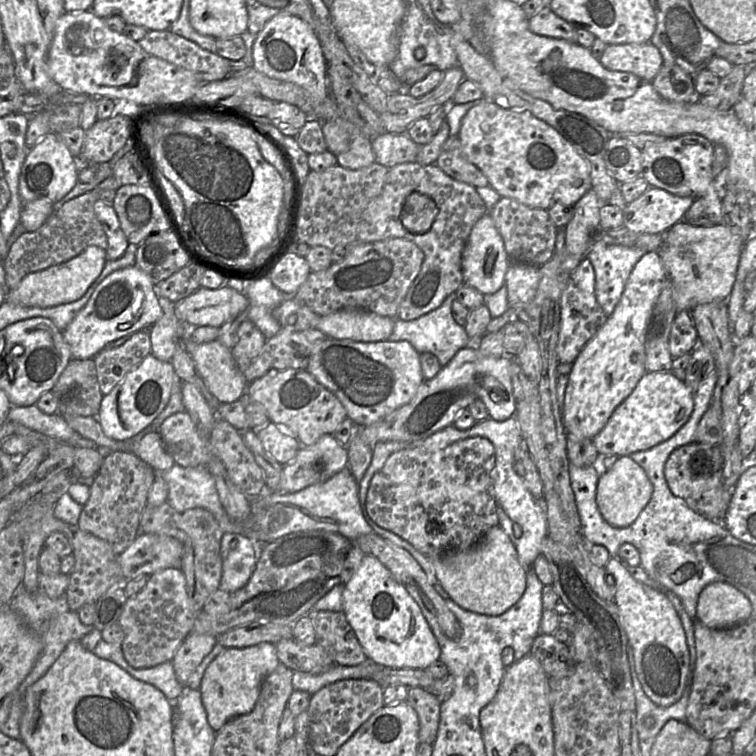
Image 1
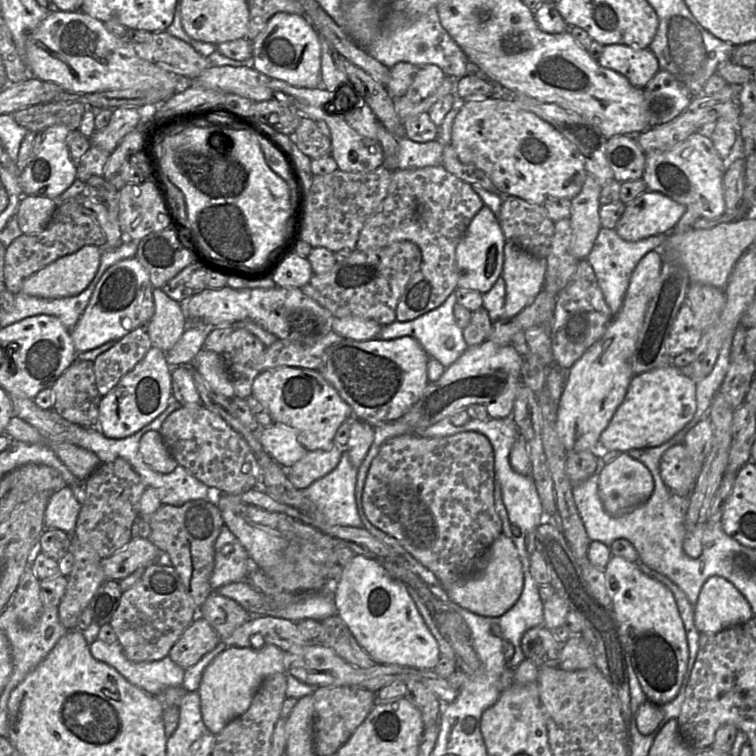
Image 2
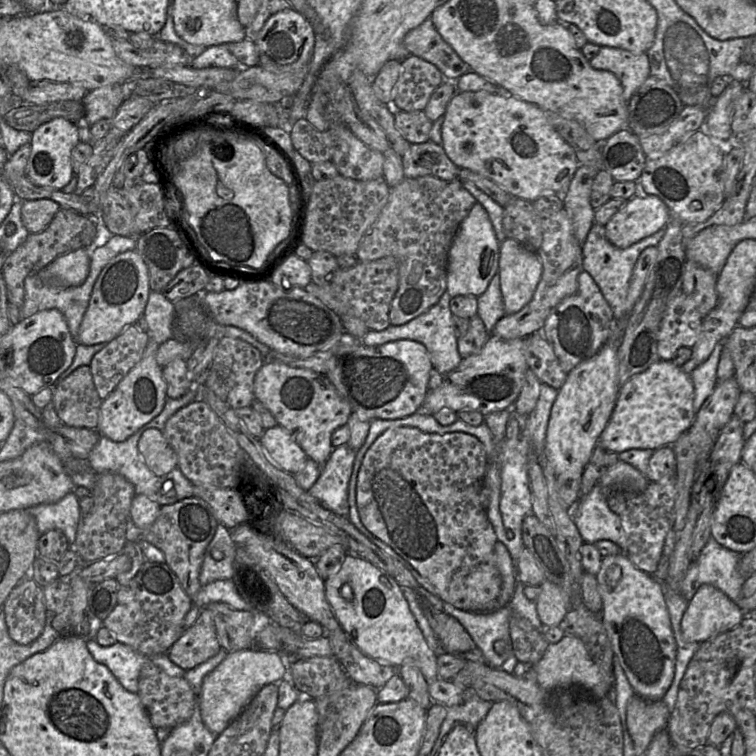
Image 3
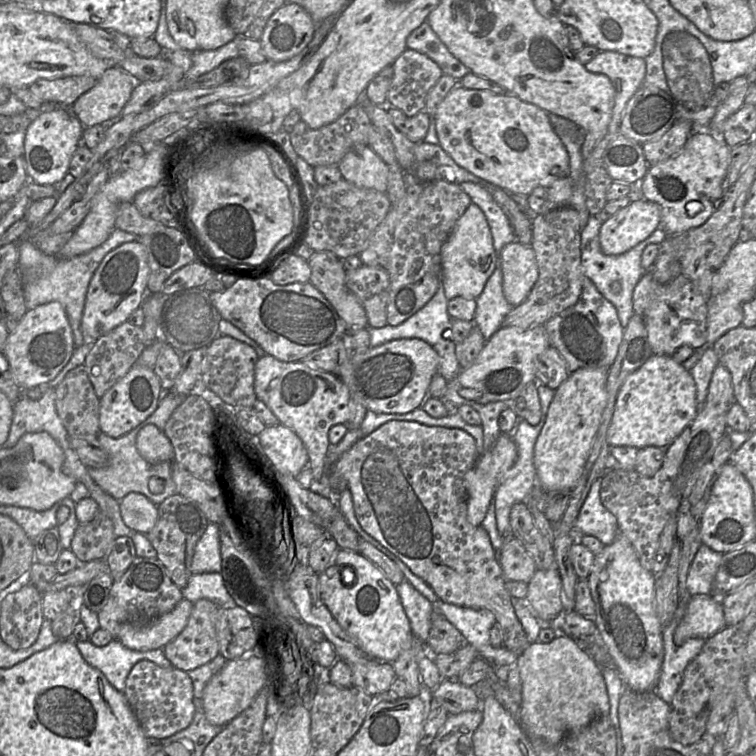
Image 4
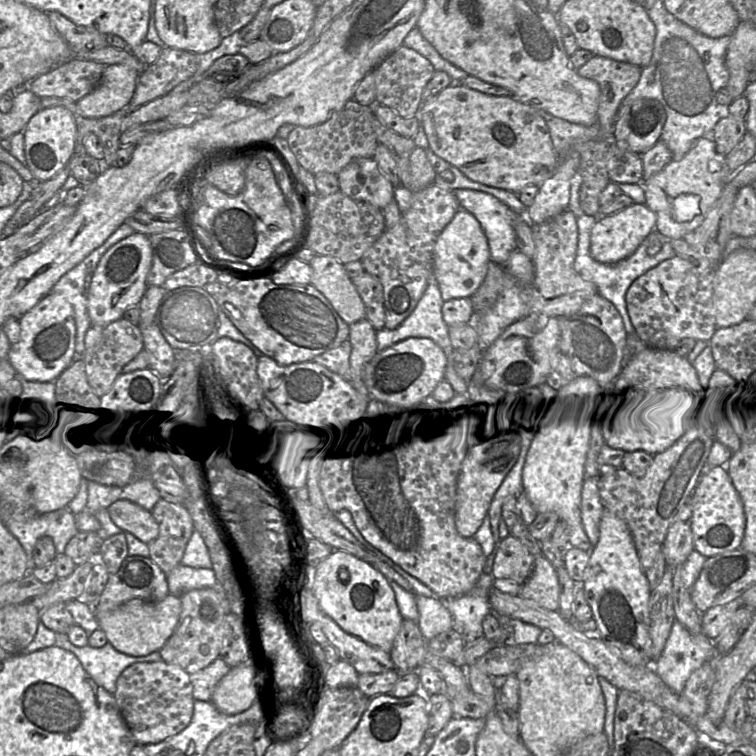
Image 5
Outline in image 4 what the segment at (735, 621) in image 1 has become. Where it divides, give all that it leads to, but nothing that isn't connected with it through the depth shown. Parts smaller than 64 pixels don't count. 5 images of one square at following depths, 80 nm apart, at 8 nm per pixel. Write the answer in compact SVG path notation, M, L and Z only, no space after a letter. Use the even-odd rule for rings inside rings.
M711 594L692 596L686 613L675 631L676 645L682 645L691 638L709 639L726 627L723 606Z

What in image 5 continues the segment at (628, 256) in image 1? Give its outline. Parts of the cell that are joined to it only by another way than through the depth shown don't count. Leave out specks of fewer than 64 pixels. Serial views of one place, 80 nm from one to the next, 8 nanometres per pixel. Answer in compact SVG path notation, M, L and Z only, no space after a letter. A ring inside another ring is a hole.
M583 215L577 218L578 227L578 249L574 262L576 272L585 281L593 283L597 287L597 292L603 298L611 302L619 312L623 327L627 334L633 333L633 327L627 312L625 296L630 285L641 275L648 272L650 269L659 265L675 256L671 242L667 241L662 246L659 252L654 256L648 256L646 248L648 246L648 239L639 245L632 255L614 264L603 264L593 259L590 254L590 236L594 224L597 222L596 217Z

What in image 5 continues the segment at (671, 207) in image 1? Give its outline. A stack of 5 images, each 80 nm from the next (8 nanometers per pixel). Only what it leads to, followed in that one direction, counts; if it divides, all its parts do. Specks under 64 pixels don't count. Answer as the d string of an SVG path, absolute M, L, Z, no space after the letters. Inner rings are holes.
M632 203L629 207L597 220L590 236L590 254L603 264L614 264L634 253L655 229L656 214L645 204Z

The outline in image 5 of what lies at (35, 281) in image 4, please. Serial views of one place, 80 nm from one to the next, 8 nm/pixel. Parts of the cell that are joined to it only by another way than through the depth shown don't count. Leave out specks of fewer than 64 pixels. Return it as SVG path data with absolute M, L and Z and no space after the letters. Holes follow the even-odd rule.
M127 223L115 232L73 269L63 275L50 293L62 295L72 306L76 326L75 358L81 358L85 351L85 335L91 327L88 314L88 291L93 274L102 256L116 243L136 233Z

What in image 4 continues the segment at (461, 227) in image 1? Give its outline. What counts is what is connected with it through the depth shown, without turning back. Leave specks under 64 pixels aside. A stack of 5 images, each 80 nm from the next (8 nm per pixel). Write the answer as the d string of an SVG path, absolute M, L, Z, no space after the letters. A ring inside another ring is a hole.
M432 181L410 187L405 196L391 206L385 218L370 237L366 247L358 255L362 265L381 267L389 276L387 325L398 326L425 306L441 285L441 249L458 219L471 204L470 197L458 184Z

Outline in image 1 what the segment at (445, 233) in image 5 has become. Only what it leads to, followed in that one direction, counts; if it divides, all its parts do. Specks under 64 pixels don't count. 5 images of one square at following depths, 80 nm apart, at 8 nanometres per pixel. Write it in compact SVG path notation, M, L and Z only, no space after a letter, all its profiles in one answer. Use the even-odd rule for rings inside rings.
M486 212L473 226L462 252L461 265L463 284L477 289L482 294L494 294L505 284L505 274L511 260L494 222Z

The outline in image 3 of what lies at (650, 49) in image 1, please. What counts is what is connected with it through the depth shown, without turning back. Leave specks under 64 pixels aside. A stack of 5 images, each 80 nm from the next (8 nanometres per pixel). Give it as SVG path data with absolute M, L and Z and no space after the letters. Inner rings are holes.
M603 46L589 63L592 68L607 70L619 79L623 87L623 97L627 102L650 76L647 53L634 53L622 48Z

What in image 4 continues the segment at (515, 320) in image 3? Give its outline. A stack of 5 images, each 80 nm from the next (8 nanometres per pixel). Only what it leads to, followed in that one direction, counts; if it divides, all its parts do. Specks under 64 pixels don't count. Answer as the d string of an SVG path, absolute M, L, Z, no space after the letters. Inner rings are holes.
M565 206L553 209L545 214L537 214L532 221L532 242L538 266L538 279L525 301L514 307L504 318L501 327L514 327L528 330L534 326L544 325L555 315L575 305L582 293L584 273L581 266L581 226L578 213Z

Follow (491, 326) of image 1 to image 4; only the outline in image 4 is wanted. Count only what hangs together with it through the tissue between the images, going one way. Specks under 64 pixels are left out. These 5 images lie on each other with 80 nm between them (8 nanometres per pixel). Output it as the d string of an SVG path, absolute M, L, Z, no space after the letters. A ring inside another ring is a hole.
M517 241L503 247L500 253L503 294L506 301L517 307L526 300L538 279L538 266L531 245Z

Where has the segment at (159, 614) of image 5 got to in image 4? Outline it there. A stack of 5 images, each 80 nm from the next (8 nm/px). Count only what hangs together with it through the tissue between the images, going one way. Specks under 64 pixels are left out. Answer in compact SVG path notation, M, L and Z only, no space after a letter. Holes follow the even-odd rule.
M183 599L174 607L173 610L155 620L121 624L116 639L126 648L134 651L146 652L154 649L162 649L185 628L192 608L193 602Z

